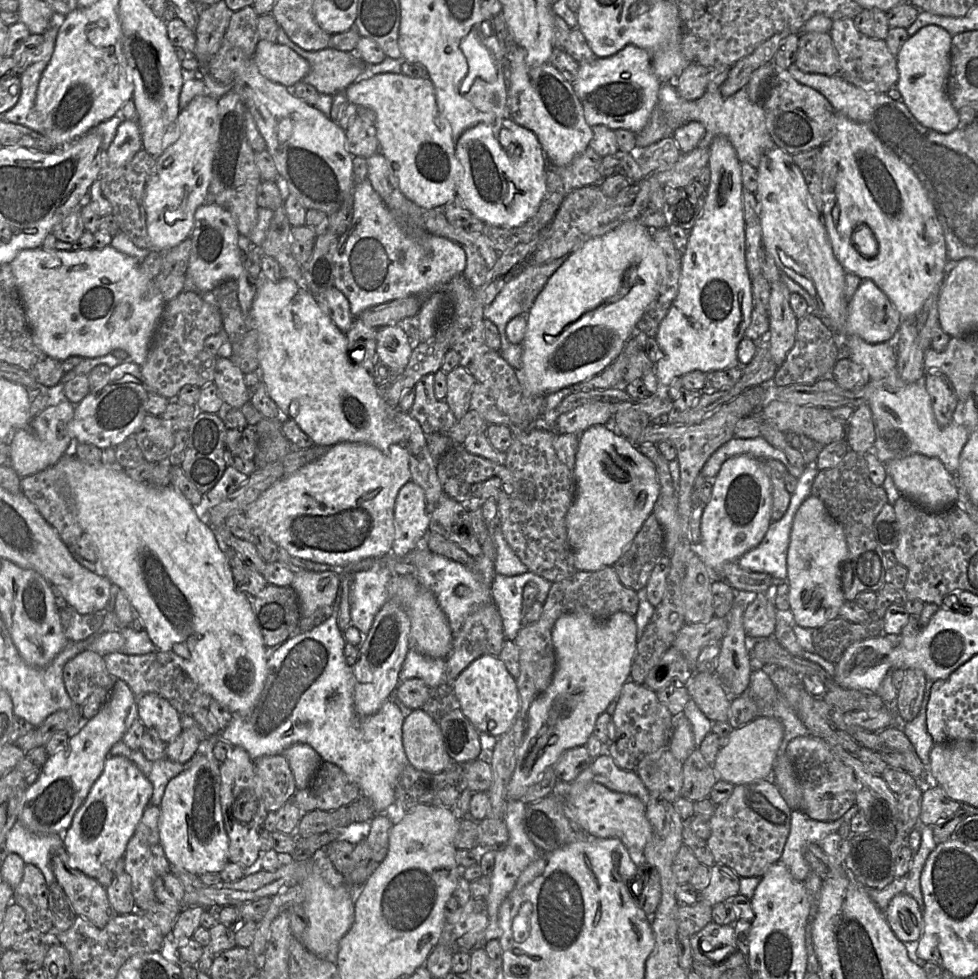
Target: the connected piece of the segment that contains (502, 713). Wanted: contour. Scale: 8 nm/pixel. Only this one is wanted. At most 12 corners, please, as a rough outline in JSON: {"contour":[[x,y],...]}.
{"contour":[[482,655],[452,682],[460,710],[498,738],[520,709],[516,679]]}

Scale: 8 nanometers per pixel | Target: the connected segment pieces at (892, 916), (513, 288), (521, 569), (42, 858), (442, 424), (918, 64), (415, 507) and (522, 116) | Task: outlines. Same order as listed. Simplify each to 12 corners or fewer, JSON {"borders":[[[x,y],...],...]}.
{"borders":[[[906,893],[897,894],[884,910],[902,942],[918,941],[923,912]],[[566,257],[527,263],[484,308],[510,345],[508,322],[527,314],[549,277]],[[489,523],[497,550],[495,571],[505,576],[529,572],[512,550],[500,528]],[[19,821],[7,834],[8,853],[56,881],[51,857],[62,834],[34,834]],[[432,373],[416,383],[409,413],[426,435],[446,434],[456,422],[435,396]],[[928,25],[896,56],[896,88],[920,124],[960,126],[947,93],[952,35]],[[412,480],[394,507],[391,552],[405,556],[429,526],[422,488]],[[515,45],[507,114],[537,136],[552,165],[589,146],[572,84]]]}

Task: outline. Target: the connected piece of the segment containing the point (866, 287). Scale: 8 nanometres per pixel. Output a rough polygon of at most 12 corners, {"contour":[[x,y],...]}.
{"contour":[[864,279],[849,300],[844,331],[888,342],[902,320]]}

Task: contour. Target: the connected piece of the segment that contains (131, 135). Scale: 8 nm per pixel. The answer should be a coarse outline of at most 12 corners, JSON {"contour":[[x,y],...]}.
{"contour":[[124,120],[105,163],[126,165],[143,148],[136,121]]}

